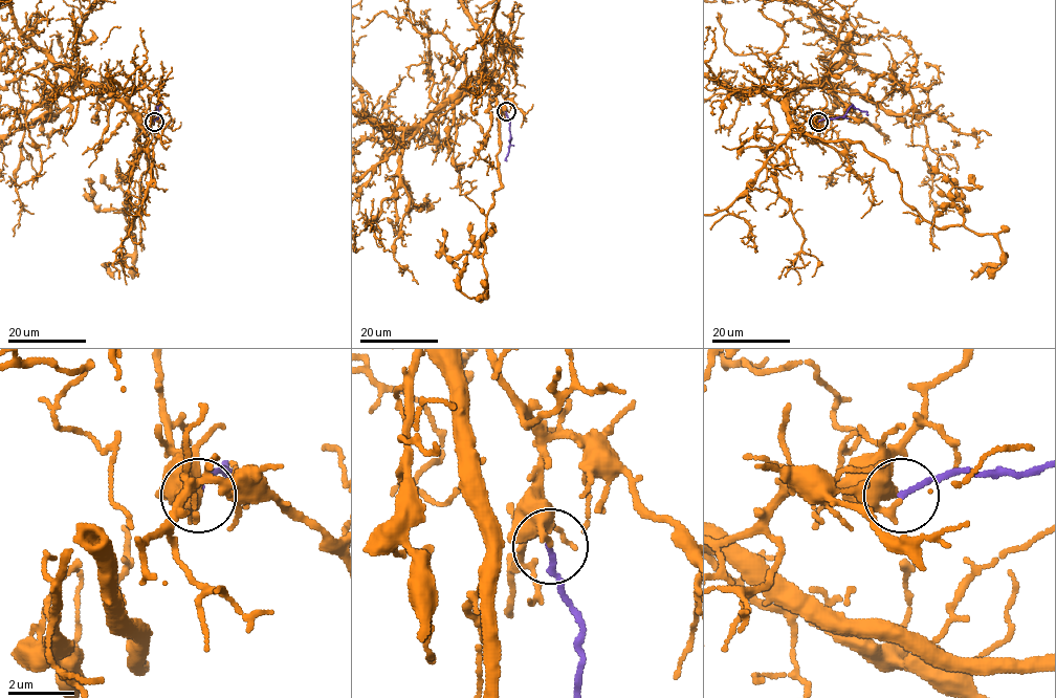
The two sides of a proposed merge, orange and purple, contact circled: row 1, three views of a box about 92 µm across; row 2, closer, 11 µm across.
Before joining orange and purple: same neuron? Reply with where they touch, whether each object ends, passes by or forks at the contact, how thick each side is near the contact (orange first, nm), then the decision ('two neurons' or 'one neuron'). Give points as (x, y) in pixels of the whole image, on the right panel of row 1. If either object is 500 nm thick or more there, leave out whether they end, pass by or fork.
at (818, 122); orange ends there; purple ends there; 200 nm thick on the orange side, 160 nm on the other; one neuron

